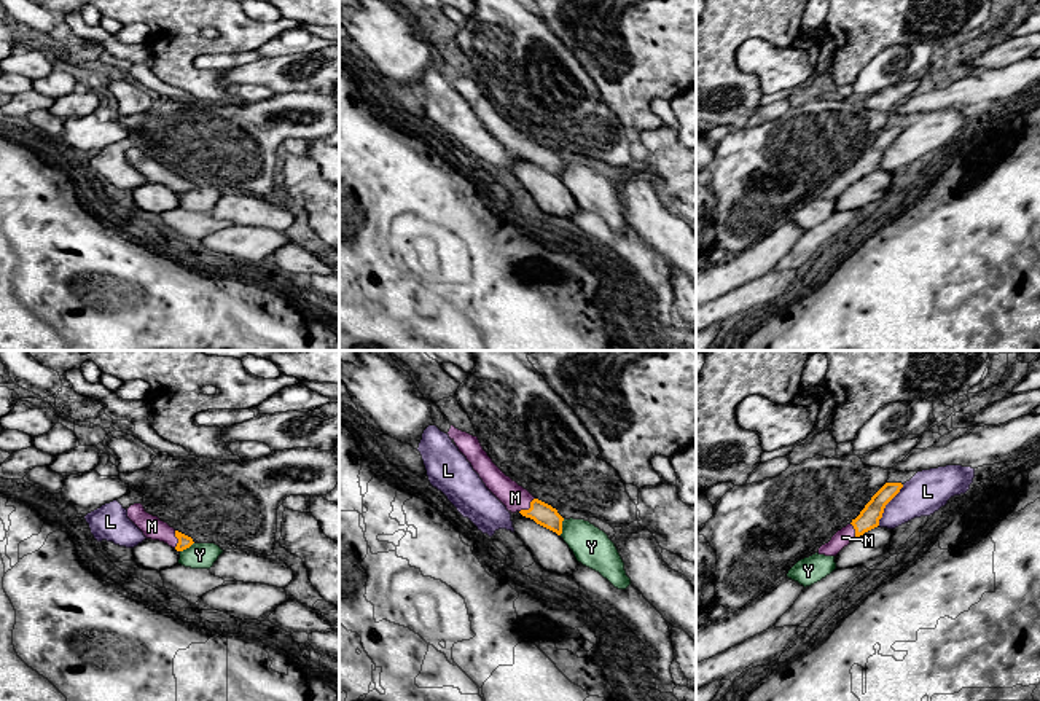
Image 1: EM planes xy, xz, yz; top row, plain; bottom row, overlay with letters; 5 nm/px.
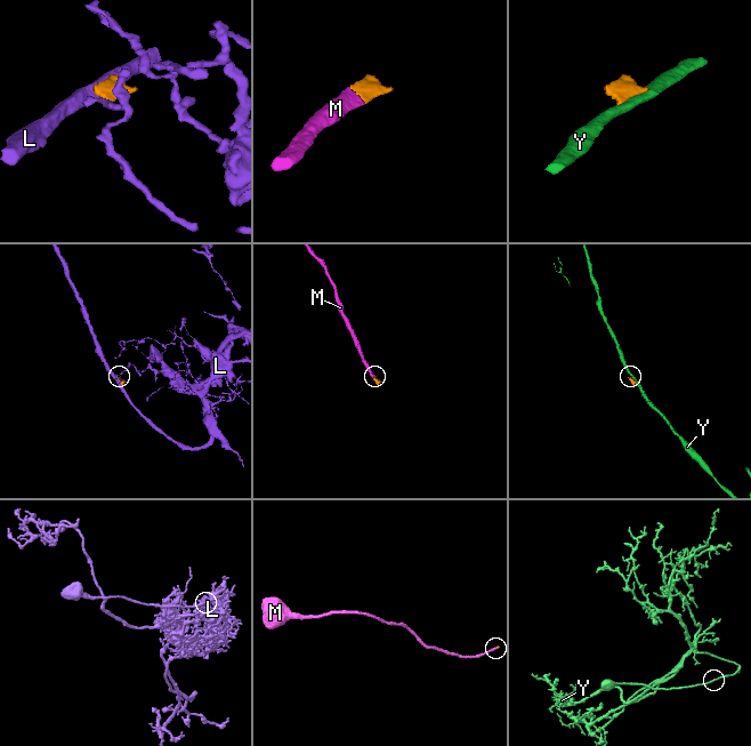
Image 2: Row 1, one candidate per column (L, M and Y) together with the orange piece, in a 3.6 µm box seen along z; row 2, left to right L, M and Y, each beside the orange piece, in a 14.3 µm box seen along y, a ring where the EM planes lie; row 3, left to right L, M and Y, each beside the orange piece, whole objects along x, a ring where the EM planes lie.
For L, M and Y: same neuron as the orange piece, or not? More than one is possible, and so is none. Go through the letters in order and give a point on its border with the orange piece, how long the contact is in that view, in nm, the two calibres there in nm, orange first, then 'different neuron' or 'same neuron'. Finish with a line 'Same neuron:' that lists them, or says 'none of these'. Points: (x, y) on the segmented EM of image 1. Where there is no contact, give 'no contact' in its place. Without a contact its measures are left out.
L: yz (886, 504) | 240 nm | 110/220 nm | different neuron
M: xz (531, 507) | 110 nm | 110/140 nm | same neuron
Y: xz (561, 526) | 90 nm | 110/190 nm | different neuron
Same neuron: M

